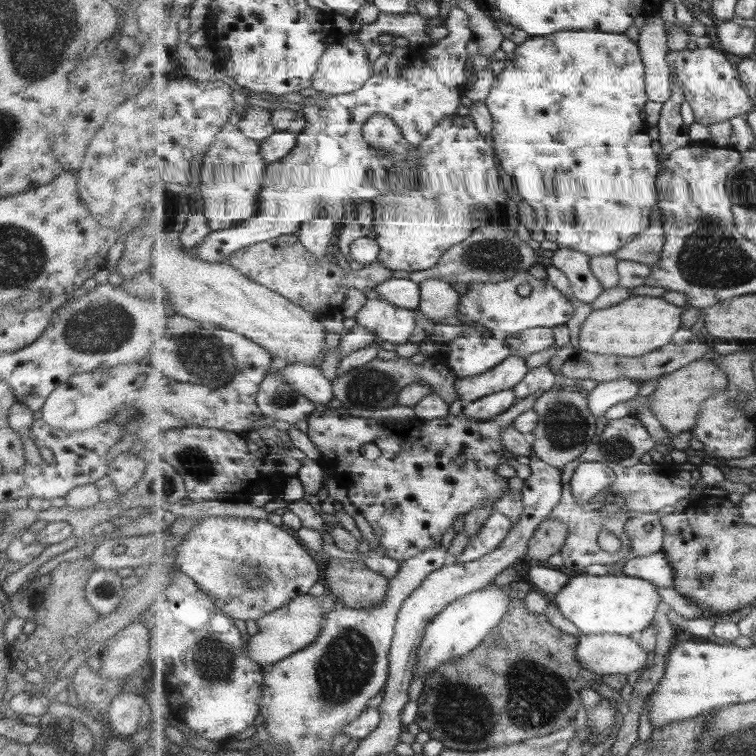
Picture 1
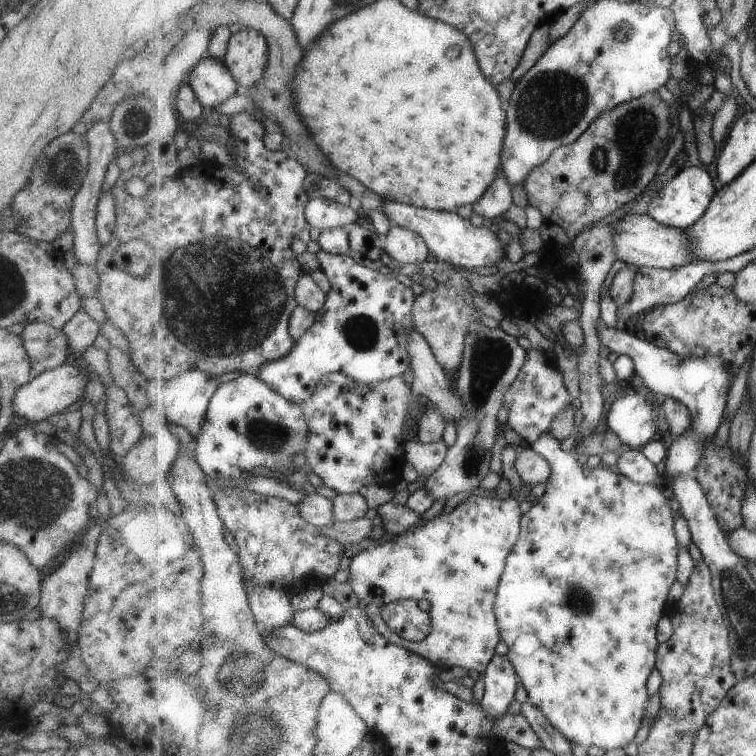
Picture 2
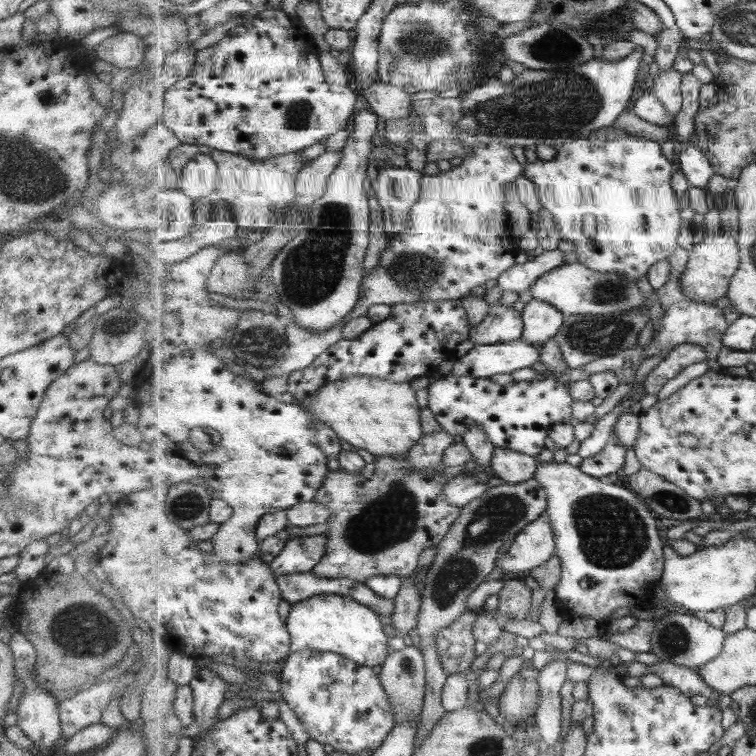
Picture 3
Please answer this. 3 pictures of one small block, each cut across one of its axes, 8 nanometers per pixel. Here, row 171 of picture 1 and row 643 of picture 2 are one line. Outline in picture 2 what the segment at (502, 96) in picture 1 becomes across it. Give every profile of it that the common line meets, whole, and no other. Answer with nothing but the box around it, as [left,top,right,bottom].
[495,431,680,750]

